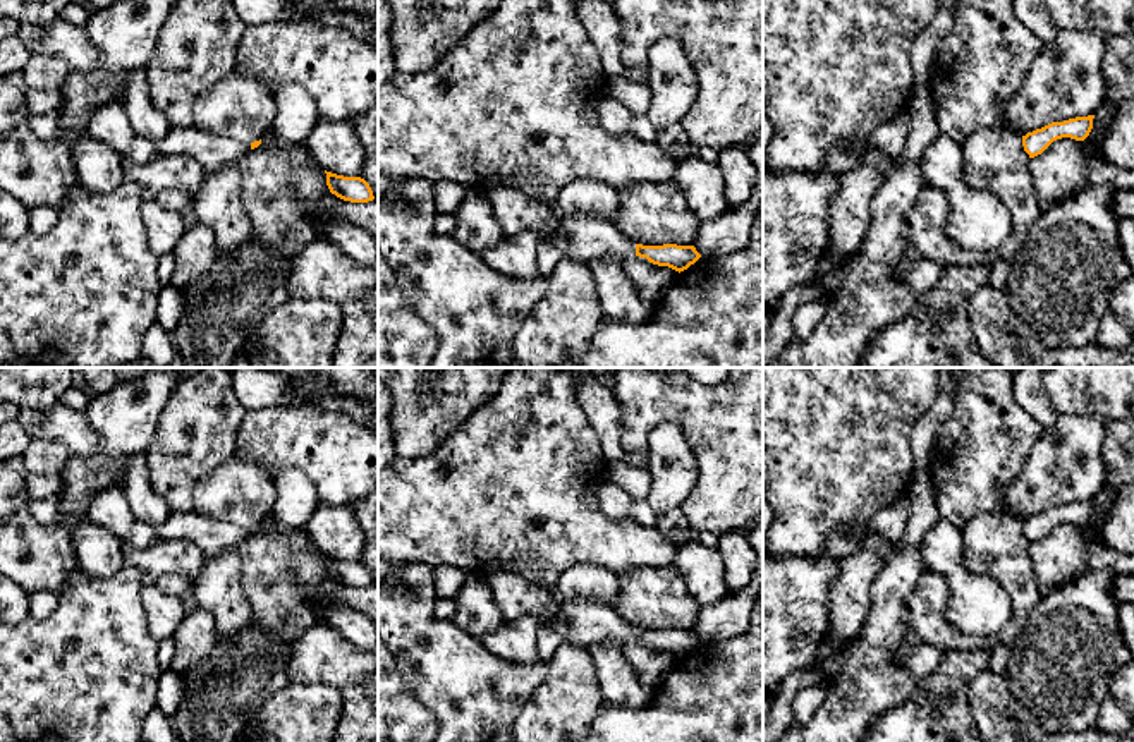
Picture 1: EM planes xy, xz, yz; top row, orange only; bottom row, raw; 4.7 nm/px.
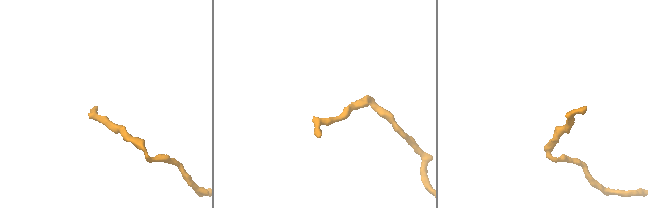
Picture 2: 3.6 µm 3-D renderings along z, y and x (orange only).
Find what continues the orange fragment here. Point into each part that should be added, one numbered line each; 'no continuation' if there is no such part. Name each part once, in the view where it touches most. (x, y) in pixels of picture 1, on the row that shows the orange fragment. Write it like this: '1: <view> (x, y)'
1: xz (583, 237)

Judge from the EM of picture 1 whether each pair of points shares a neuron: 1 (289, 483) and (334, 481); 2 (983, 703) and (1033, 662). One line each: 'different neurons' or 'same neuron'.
1: different neurons
2: different neurons

